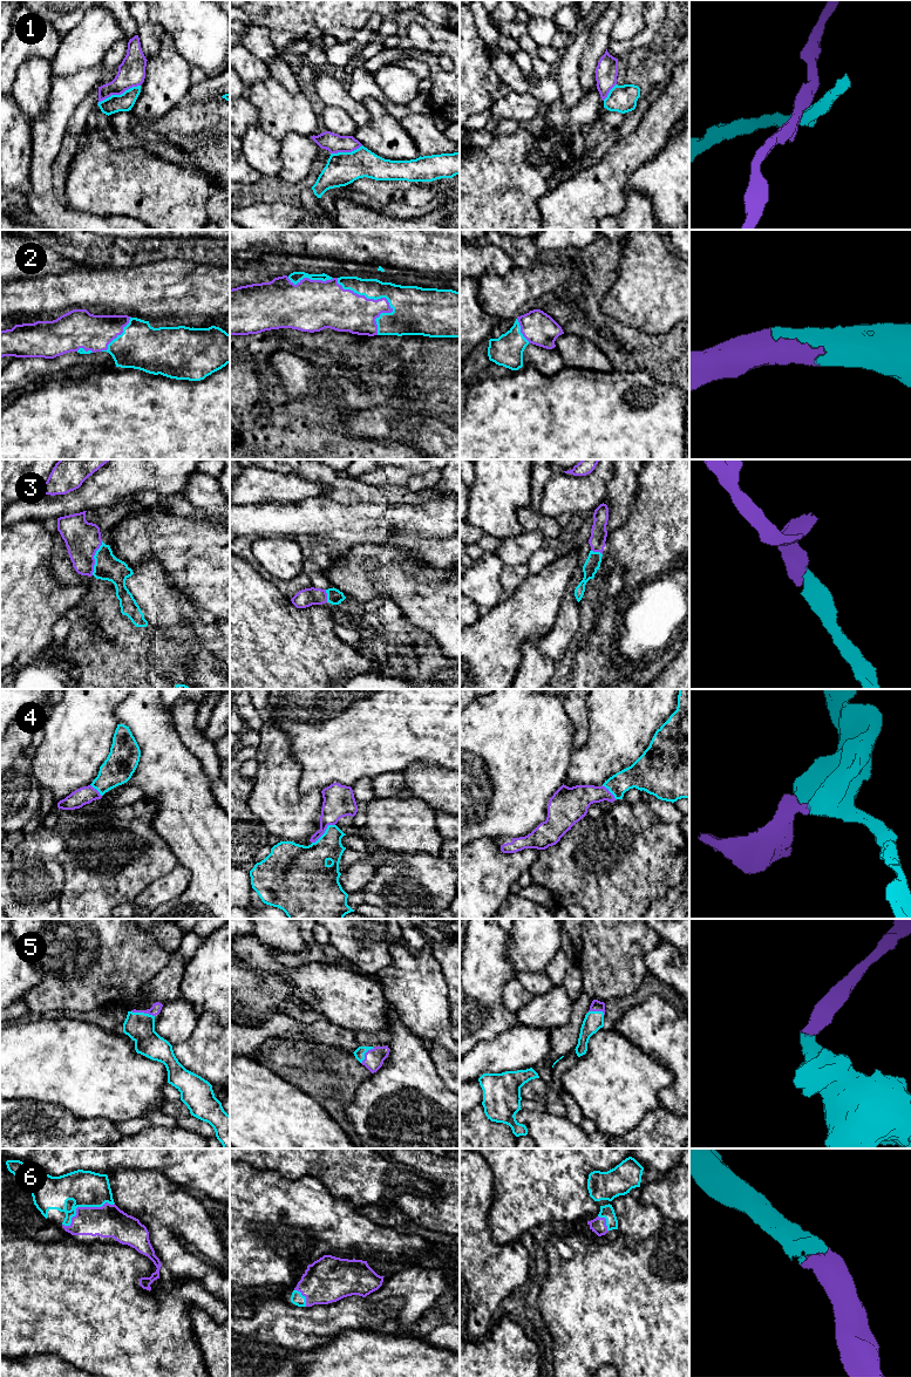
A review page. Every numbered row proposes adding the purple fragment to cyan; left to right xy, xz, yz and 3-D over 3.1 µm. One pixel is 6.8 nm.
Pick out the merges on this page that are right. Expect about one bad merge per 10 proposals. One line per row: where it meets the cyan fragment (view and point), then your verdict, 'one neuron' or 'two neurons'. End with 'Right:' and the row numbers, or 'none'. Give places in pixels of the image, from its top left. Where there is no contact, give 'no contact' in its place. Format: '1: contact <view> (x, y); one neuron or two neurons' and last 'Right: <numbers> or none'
1: contact xy (119, 95); two neurons
2: contact xz (381, 297); one neuron
3: contact xy (94, 558); one neuron
4: contact xz (325, 832); one neuron
5: contact xy (143, 1013); one neuron
6: contact xy (83, 1206); one neuron
Right: 2, 3, 4, 5, 6

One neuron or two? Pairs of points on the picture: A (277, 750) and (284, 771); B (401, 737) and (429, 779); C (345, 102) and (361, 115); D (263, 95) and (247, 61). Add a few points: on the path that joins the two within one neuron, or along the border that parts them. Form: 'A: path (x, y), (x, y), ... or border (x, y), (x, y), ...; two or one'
A: path (277, 755), (283, 767); one
B: border (446, 768), (413, 763), (402, 771); two
C: path (348, 104), (358, 111); one
D: border (270, 75), (260, 81), (256, 81), (245, 96); two

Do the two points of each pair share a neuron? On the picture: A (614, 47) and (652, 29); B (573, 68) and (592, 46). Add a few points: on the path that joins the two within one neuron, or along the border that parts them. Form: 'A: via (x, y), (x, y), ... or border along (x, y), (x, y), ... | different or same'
A: via (624, 47), (643, 39) | same
B: border along (590, 34), (580, 59), (580, 88) | different

